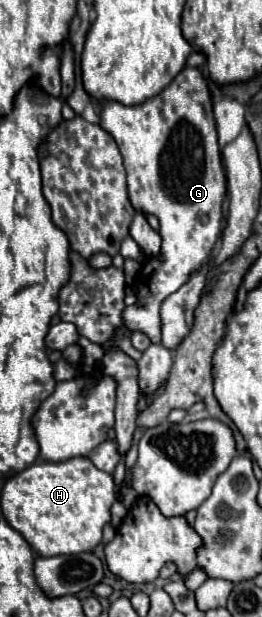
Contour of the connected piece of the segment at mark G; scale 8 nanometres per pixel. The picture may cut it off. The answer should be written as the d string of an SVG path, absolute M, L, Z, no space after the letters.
M184 67L162 93L142 105L106 101L100 125L114 137L124 159L132 207L152 213L160 221L162 261L142 265L136 281L136 297L142 307L126 307L122 315L128 329L144 331L152 343L160 343L160 303L178 291L198 265L210 261L222 227L226 173L208 83L200 69Z

